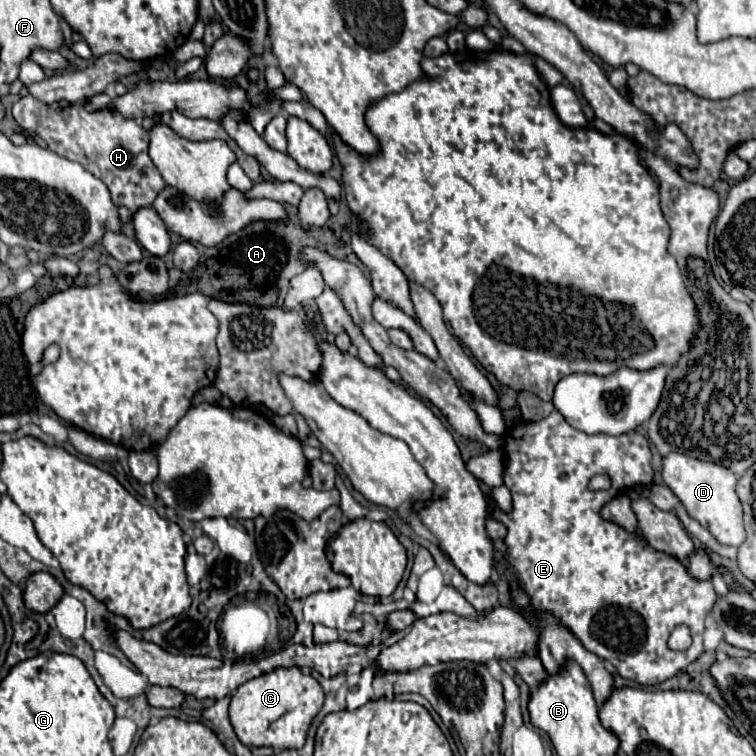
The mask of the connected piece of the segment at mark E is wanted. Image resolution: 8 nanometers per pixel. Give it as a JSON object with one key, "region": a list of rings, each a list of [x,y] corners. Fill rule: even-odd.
{"region":[[[551,411],[549,417],[545,417],[543,421],[535,421],[535,423],[527,423],[525,429],[509,429],[505,435],[505,449],[507,449],[507,471],[503,475],[505,479],[505,485],[509,487],[511,491],[511,499],[513,499],[513,511],[511,513],[501,513],[499,509],[495,511],[495,519],[501,521],[505,527],[507,527],[507,535],[505,535],[505,543],[507,543],[507,555],[509,555],[509,563],[515,567],[521,583],[523,583],[523,589],[527,591],[527,595],[531,597],[531,605],[543,613],[551,613],[555,615],[555,619],[559,619],[561,625],[565,625],[581,643],[585,649],[589,649],[591,653],[599,655],[601,659],[609,661],[615,665],[617,673],[625,679],[631,679],[631,681],[637,681],[641,685],[657,685],[673,675],[677,675],[681,669],[685,669],[691,661],[695,661],[701,653],[703,653],[703,629],[705,629],[705,613],[715,605],[715,591],[713,591],[713,585],[711,581],[695,581],[687,569],[683,567],[683,563],[667,553],[661,553],[661,551],[655,551],[653,547],[649,547],[649,543],[641,537],[641,535],[633,535],[629,531],[625,531],[623,527],[611,523],[611,521],[605,521],[601,519],[599,515],[599,509],[605,501],[609,501],[611,497],[615,497],[619,491],[627,489],[627,487],[637,487],[637,485],[649,485],[651,479],[653,479],[653,469],[651,469],[651,449],[649,449],[649,441],[645,435],[637,433],[637,431],[629,431],[629,433],[623,433],[623,435],[587,435],[583,431],[577,431],[573,429],[559,411]],[[593,475],[609,475],[611,479],[611,487],[607,491],[589,491],[587,489],[587,483]],[[677,625],[687,625],[691,635],[693,635],[693,643],[687,651],[671,651],[667,647],[667,639],[671,635],[671,631],[677,627]]]}

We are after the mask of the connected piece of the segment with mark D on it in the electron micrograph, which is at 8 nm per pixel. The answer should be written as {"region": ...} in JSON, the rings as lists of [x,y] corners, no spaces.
{"region":[[[669,453],[661,461],[661,477],[663,477],[663,483],[673,491],[673,495],[687,509],[689,517],[697,519],[703,527],[707,527],[707,531],[721,545],[739,547],[745,541],[743,509],[735,491],[735,485],[737,485],[735,473],[731,473],[729,469],[723,469],[723,465],[699,461],[681,453]]]}

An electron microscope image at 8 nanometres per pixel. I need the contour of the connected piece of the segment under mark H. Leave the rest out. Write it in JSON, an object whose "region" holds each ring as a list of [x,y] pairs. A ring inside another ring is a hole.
{"region":[[[31,95],[21,97],[15,105],[13,105],[13,117],[19,123],[21,129],[31,131],[35,135],[39,135],[47,147],[71,161],[77,161],[79,165],[83,165],[91,175],[95,175],[97,179],[101,179],[107,189],[111,191],[111,199],[115,205],[125,205],[131,213],[135,213],[141,207],[151,207],[155,197],[163,191],[165,181],[161,177],[161,173],[155,169],[151,157],[149,157],[149,133],[135,121],[135,119],[123,119],[119,113],[113,111],[95,111],[89,113],[83,103],[69,103],[69,101],[59,101],[59,103],[43,103]]]}

